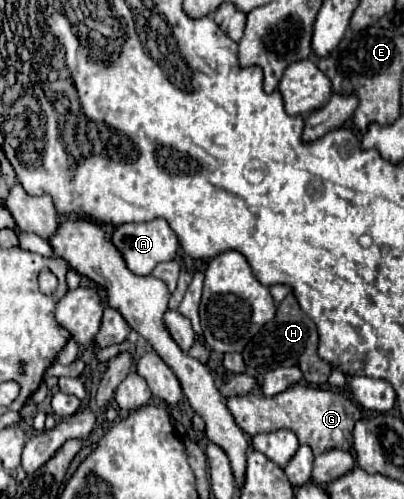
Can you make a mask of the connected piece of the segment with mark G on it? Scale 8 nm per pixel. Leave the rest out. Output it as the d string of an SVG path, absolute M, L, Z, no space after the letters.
M295 384L281 394L263 396L263 394L247 394L247 396L229 396L227 408L231 410L235 422L249 432L251 436L261 432L271 432L279 428L289 428L297 434L301 444L307 444L313 454L321 454L327 450L351 450L351 430L355 426L355 414L361 414L357 404L347 400L343 394L333 390L317 390L311 386Z

